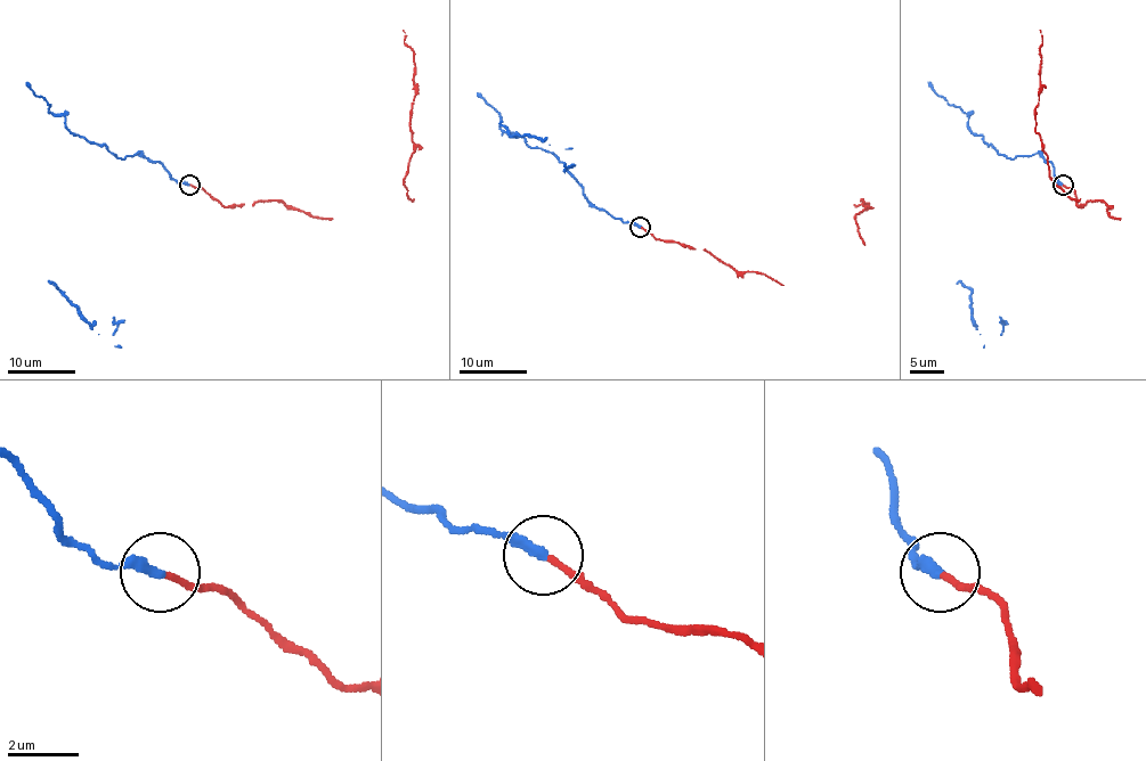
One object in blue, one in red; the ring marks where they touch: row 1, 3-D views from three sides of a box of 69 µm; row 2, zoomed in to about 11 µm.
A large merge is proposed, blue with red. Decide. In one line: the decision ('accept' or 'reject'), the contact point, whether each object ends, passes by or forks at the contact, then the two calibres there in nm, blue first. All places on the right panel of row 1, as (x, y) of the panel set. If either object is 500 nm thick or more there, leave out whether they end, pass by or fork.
reject; place (1063, 185); blue ends; red ends; calibres 320 and 160 nm

